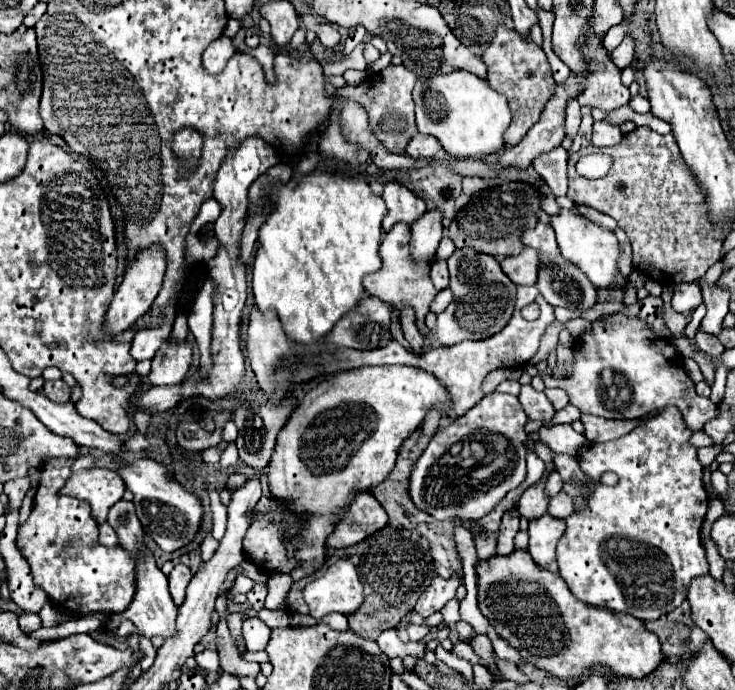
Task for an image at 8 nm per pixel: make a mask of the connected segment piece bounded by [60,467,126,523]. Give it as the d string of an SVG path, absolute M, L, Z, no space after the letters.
M82 469L70 475L66 485L60 489L66 497L78 497L92 507L92 517L98 523L106 521L108 509L122 499L126 485L124 481L110 469Z

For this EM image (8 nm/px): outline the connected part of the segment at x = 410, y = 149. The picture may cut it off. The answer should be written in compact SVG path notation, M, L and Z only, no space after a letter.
M416 133L406 147L406 153L410 157L438 157L442 153L442 147L434 137Z

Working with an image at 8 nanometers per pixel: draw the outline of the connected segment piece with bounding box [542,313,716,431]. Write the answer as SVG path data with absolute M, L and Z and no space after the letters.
M612 315L606 323L594 323L592 331L584 337L576 339L574 343L574 369L568 379L554 381L548 375L544 375L546 387L560 387L568 393L570 403L576 405L582 413L600 415L606 419L638 419L642 415L648 415L654 409L664 409L666 405L676 405L682 413L682 419L686 421L690 431L700 431L706 421L716 417L716 405L706 399L698 397L692 379L686 375L682 367L682 355L674 351L668 339L658 337L650 331L650 327L638 319L630 319L626 315Z

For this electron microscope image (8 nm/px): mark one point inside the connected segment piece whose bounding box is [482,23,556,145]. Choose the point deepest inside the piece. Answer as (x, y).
(517, 68)

